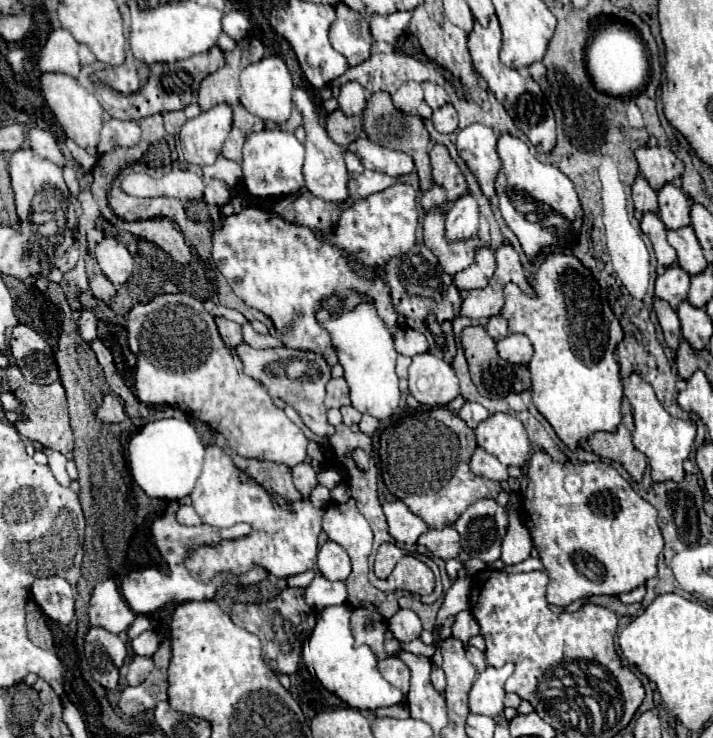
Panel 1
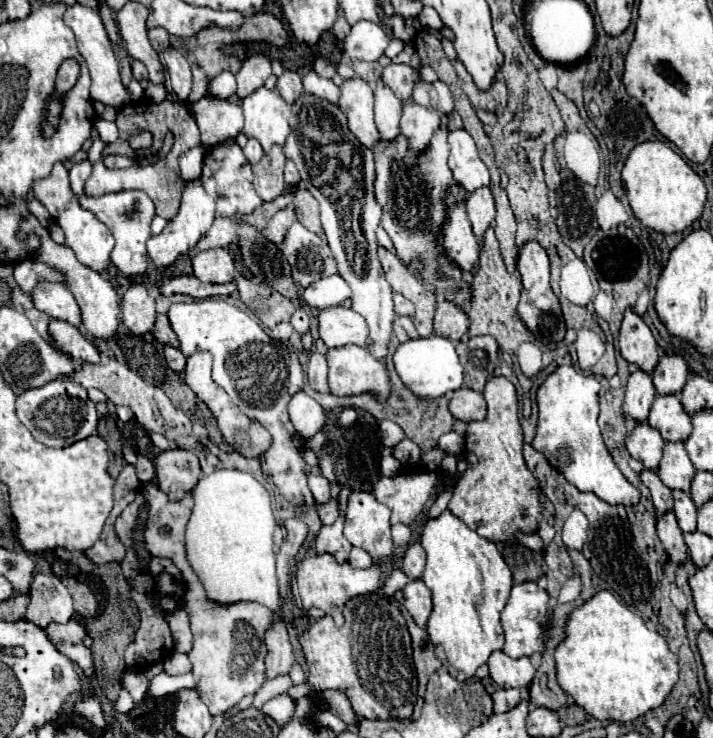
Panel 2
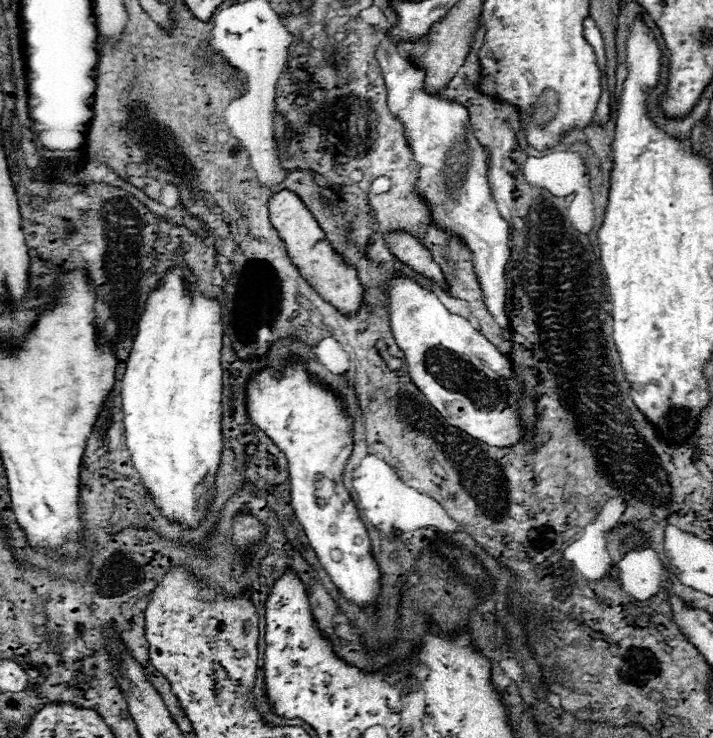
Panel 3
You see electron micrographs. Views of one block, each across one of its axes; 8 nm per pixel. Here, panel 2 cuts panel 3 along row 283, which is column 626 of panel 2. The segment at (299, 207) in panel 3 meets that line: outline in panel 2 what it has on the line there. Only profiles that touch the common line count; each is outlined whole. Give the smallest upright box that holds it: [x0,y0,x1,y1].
[618,308,658,372]

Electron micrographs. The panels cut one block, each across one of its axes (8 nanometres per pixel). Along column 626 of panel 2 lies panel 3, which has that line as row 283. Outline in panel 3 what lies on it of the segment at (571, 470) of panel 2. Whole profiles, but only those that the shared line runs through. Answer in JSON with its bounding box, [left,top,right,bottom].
[376,36,512,326]

